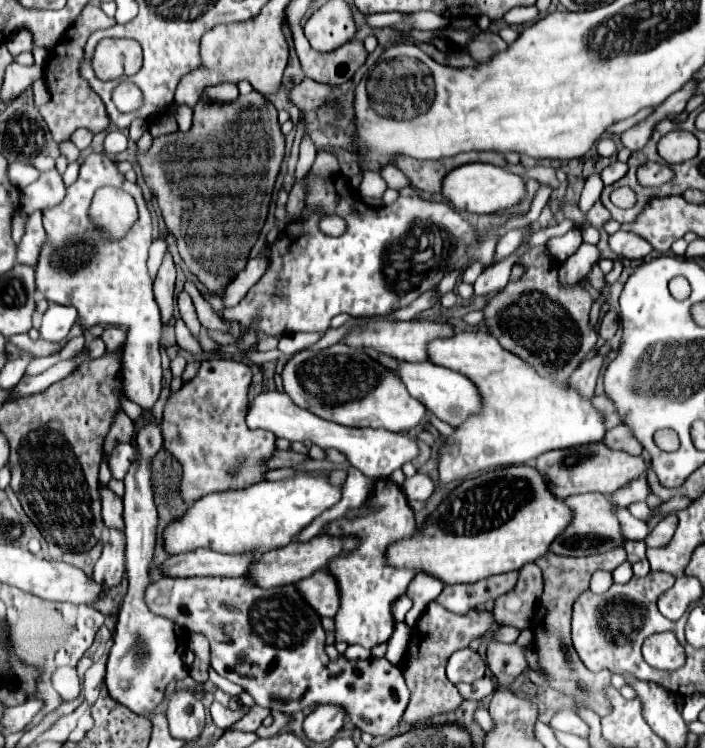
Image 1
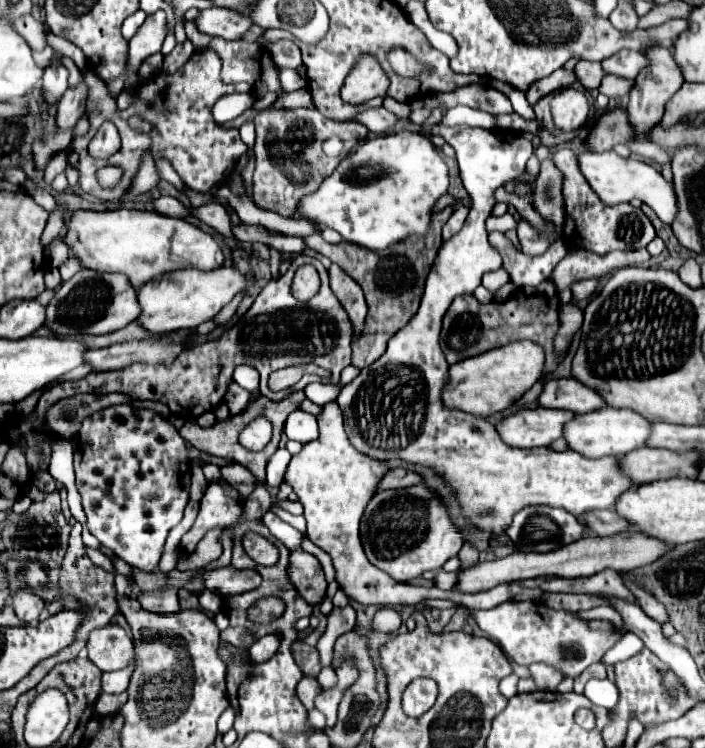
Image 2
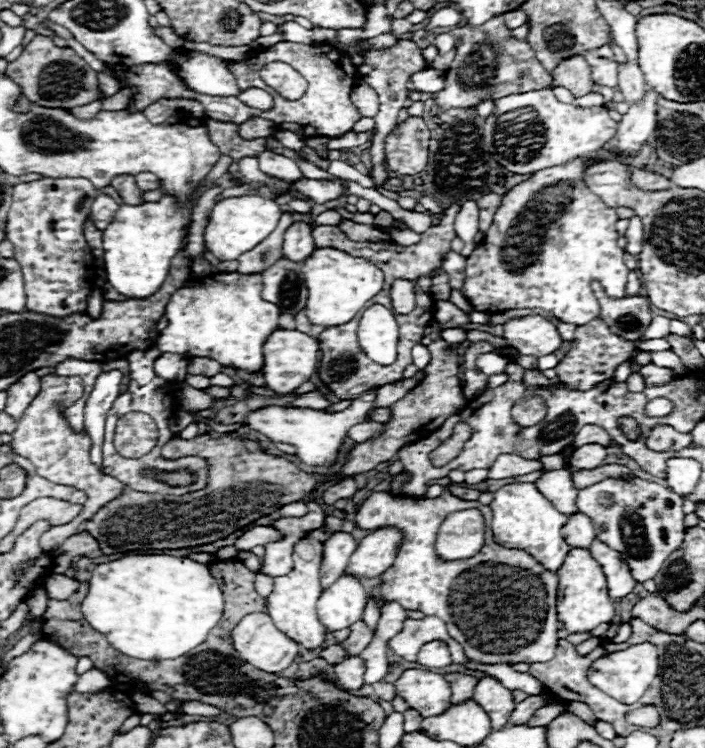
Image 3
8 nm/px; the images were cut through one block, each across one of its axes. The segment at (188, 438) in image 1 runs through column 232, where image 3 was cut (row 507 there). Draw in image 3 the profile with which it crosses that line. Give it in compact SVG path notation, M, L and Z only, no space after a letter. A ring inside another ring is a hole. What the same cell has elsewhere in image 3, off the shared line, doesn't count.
M444 488L444 492L438 498L408 498L392 496L388 492L374 492L370 498L362 502L354 518L358 528L376 530L394 524L404 532L404 542L396 556L396 562L382 574L380 596L384 602L394 600L400 602L406 610L418 610L426 616L442 618L448 626L448 634L462 644L464 654L474 662L480 664L548 662L556 654L560 630L556 618L558 580L542 580L542 576L538 574L544 572L544 568L526 550L510 550L496 544L492 538L490 520L492 520L490 506L484 506L478 500L474 502L460 500L448 488ZM466 508L476 508L484 516L486 522L484 548L474 558L468 560L440 562L434 552L438 528L448 514Z

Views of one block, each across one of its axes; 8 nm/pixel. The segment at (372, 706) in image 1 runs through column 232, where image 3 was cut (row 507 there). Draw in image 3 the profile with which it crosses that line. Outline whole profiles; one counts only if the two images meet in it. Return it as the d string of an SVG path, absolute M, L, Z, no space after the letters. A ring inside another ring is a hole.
M638 476L630 480L606 478L578 490L576 504L578 512L592 518L596 538L622 554L636 582L652 580L662 568L664 560L684 542L686 514L682 512L682 498L656 482L648 482Z

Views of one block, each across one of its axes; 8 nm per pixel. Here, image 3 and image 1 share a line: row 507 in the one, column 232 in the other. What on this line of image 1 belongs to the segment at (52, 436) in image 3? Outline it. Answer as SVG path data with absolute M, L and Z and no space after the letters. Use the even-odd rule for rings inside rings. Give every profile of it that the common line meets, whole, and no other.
M231 82L219 83L216 86L206 86L204 92L202 92L202 100L206 100L206 102L218 102L218 104L232 102L238 96L238 86Z

